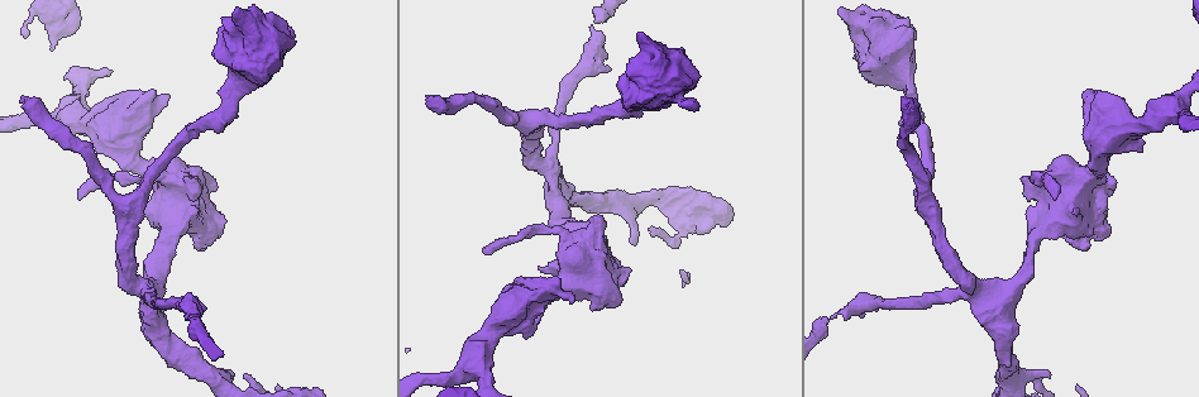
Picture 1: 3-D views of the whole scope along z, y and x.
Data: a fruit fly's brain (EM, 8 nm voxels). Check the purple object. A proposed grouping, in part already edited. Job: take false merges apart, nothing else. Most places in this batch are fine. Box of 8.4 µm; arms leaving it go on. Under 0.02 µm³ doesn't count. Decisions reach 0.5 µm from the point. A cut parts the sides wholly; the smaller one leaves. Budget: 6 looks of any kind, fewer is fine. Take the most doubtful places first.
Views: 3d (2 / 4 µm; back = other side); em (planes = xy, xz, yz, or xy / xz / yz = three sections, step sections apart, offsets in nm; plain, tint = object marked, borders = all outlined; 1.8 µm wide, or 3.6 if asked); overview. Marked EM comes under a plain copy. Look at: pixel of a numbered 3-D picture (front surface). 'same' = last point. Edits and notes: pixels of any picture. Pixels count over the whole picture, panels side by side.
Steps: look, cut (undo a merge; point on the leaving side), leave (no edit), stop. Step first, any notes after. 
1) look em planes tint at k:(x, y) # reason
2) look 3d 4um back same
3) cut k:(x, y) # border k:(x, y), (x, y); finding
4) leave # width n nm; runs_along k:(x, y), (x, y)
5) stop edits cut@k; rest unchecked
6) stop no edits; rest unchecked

look 3d 2um at 1:(149, 288) # abrupt turn

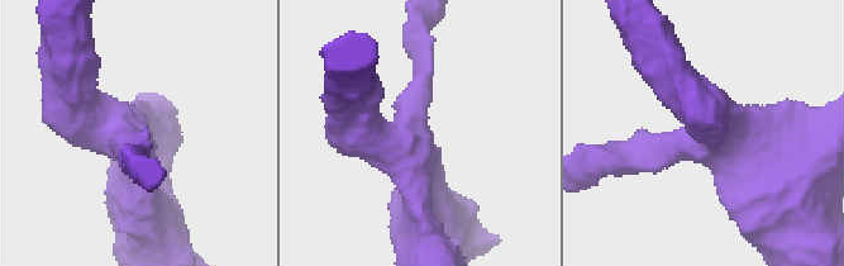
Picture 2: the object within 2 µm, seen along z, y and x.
look em planes tint at 2:(734, 132) # arms 4

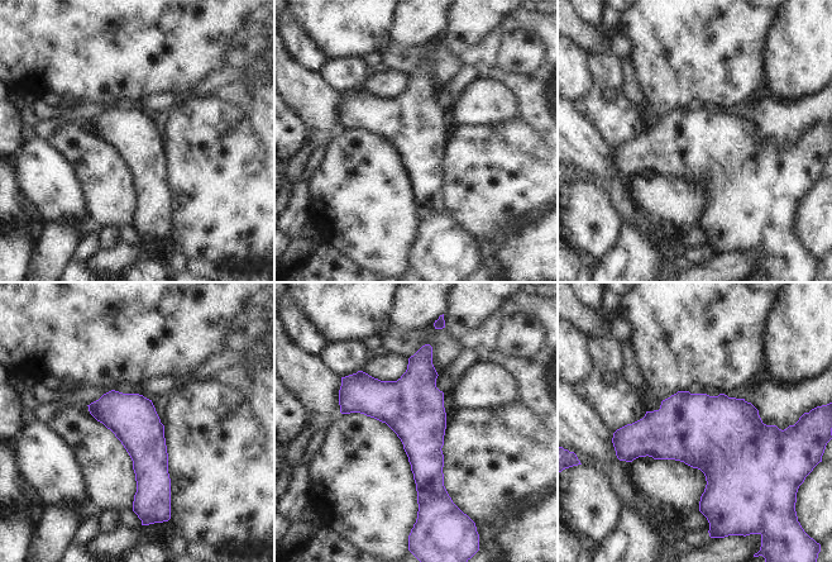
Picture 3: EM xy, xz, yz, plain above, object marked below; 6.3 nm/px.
leave # one neuron here

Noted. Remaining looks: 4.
look 3d 4um at 1:(1072, 187) # sharp bend

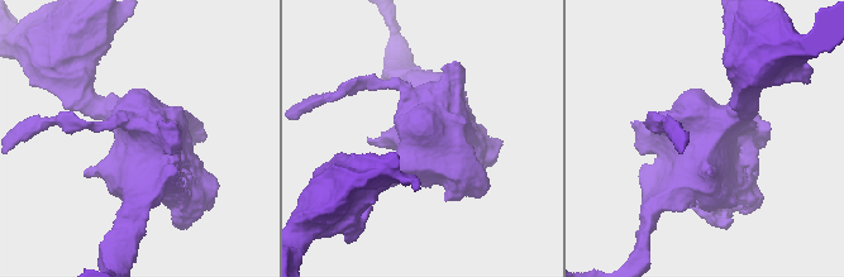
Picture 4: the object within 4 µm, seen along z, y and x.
look em yz step 8 tint at 4:(706, 132) # need the tissue

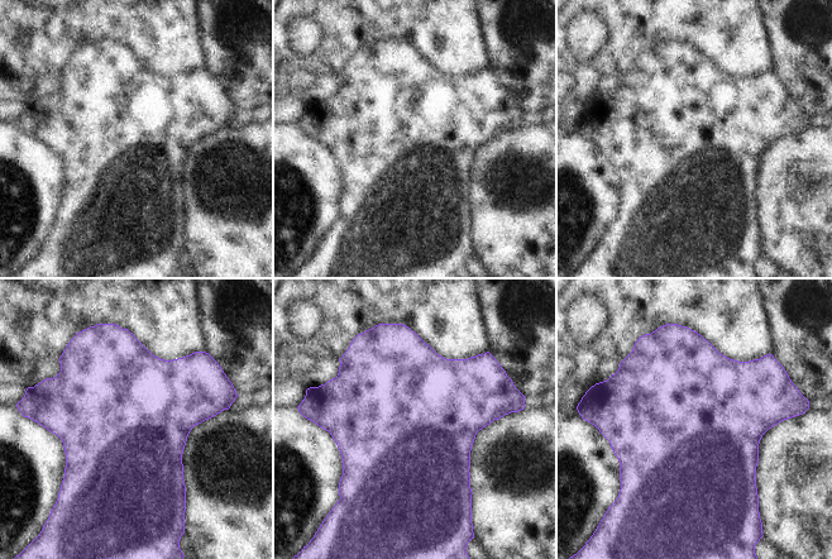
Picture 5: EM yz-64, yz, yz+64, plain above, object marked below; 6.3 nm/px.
look em planes borders same # cut it another way

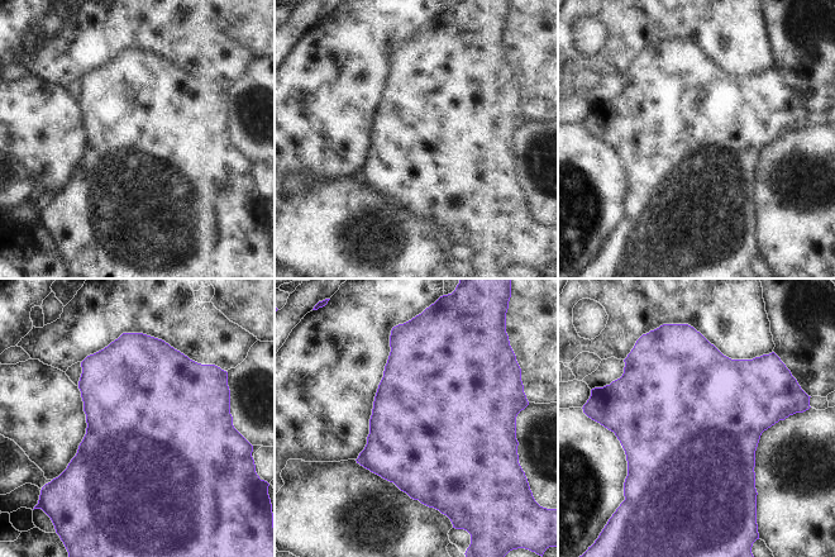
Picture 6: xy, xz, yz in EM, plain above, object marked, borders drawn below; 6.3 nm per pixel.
leave # continuous, no second neuron

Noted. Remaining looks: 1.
stop no edits; rest unchecked

